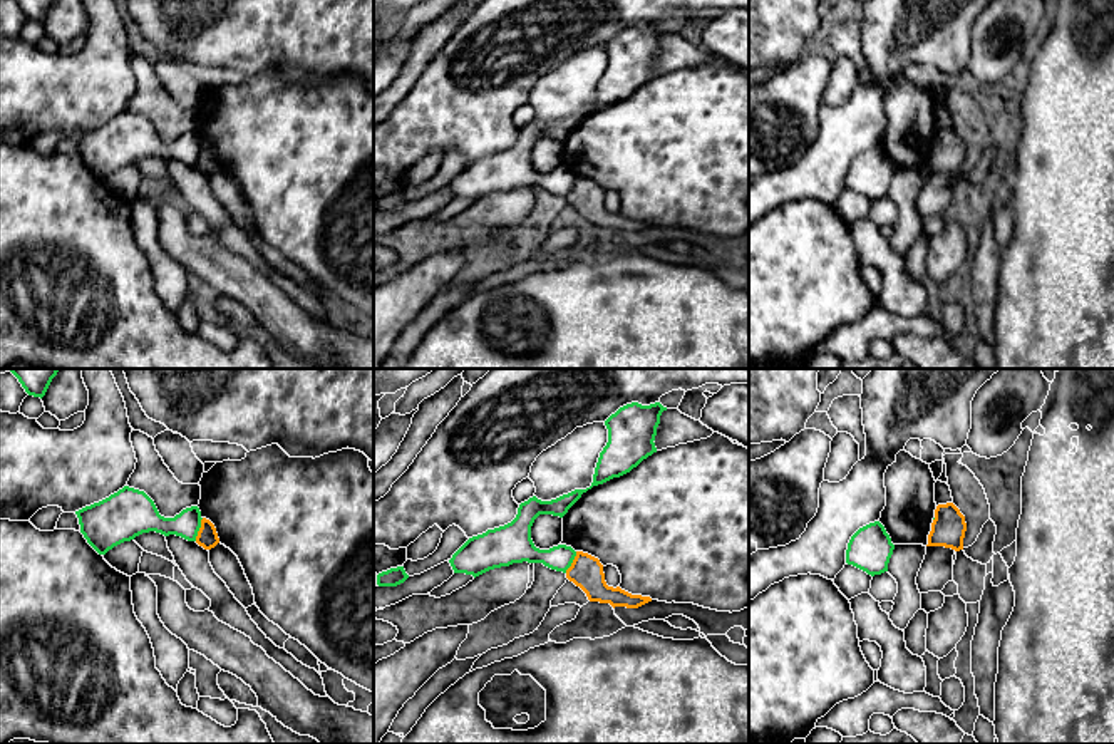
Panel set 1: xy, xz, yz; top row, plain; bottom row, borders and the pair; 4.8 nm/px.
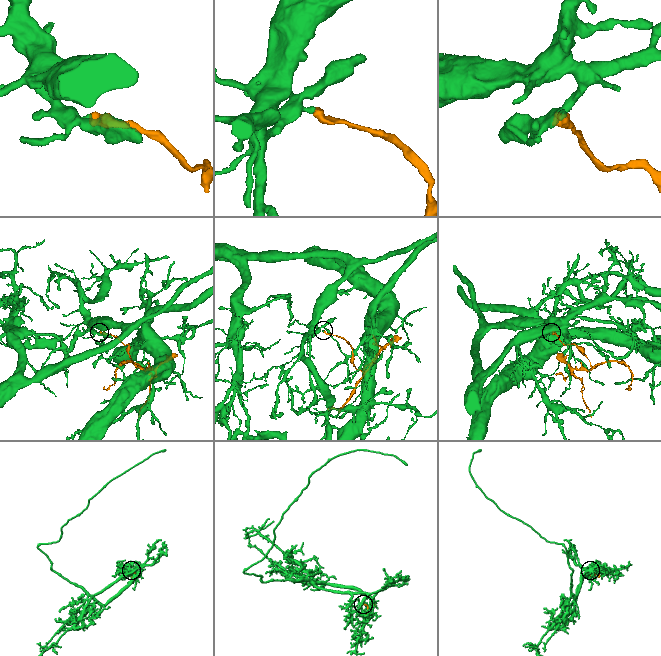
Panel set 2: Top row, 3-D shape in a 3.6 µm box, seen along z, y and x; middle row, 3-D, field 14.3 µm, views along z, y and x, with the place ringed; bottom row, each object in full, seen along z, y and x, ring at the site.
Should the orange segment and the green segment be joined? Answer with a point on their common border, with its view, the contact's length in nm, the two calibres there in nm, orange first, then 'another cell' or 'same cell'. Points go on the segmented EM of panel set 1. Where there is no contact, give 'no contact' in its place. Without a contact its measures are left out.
meets orange in xy at (200, 530); contact 120 nm long; 100 nm thick on the orange side, 130 nm on the other; another cell

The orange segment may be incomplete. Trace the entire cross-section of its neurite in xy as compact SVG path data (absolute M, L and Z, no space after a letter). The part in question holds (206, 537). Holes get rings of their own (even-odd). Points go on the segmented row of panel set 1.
M206 518L201 519L201 528L198 531L196 543L204 550L211 550L219 543L214 524Z

